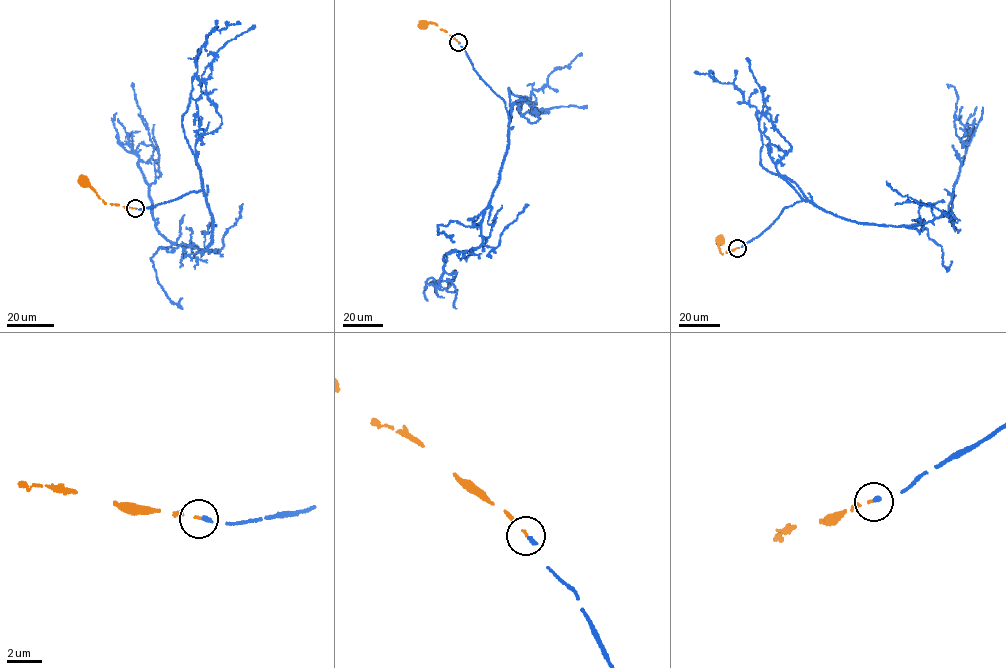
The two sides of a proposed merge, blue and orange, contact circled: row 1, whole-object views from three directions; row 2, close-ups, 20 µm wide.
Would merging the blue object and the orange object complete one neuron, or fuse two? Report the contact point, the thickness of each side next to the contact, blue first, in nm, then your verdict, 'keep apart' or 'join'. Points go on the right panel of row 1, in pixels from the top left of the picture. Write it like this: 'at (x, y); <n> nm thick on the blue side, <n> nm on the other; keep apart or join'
at (737, 248); 200 nm thick on the blue side, 90 nm on the other; join

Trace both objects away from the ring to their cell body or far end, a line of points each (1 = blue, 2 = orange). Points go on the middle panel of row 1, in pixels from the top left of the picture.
1: (459, 42), (503, 99), (509, 121), (482, 242), (444, 255), (438, 281), (455, 276), (449, 287), (450, 279)
2: (458, 42), (436, 24), (423, 24)

